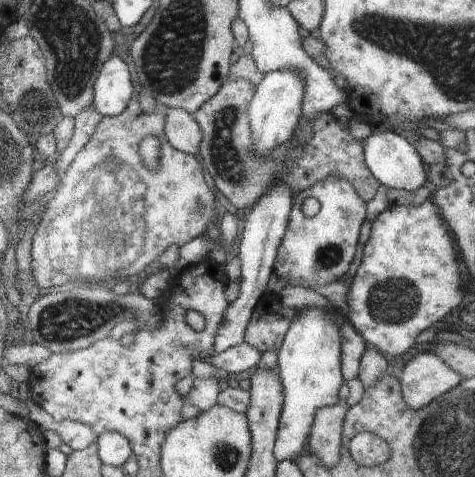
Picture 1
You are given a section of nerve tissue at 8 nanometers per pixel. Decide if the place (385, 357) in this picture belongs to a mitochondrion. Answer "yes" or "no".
no

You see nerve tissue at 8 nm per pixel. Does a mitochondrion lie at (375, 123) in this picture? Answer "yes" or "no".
no

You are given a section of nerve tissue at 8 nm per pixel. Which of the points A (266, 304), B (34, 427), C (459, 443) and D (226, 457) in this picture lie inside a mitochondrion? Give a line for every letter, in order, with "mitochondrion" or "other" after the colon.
A: other
B: other
C: mitochondrion
D: mitochondrion

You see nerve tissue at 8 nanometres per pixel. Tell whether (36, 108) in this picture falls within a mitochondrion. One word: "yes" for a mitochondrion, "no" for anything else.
yes

